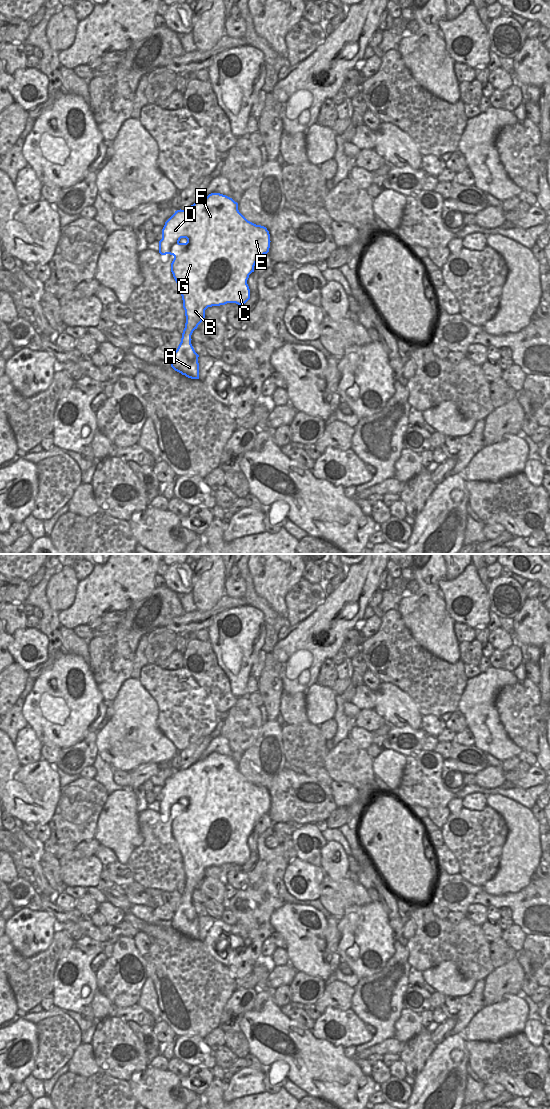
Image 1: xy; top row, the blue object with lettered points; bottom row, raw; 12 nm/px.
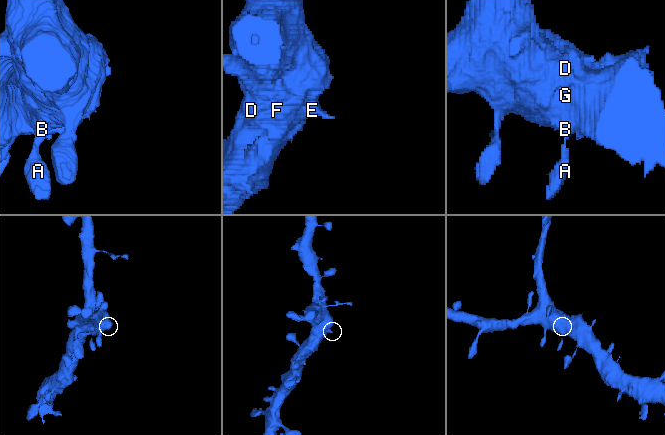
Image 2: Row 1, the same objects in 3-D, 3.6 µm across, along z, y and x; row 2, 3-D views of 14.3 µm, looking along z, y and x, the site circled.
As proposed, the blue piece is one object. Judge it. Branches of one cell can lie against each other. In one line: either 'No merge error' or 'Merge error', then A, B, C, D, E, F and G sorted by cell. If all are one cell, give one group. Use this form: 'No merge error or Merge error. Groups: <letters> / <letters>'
No merge error. Groups: A B C D E F G.

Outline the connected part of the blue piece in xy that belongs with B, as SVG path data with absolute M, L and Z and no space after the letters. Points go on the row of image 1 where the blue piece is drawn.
M211 193L188 209L177 210L165 222L159 253L174 256L171 272L179 287L186 323L181 342L174 352L171 367L191 379L199 379L199 355L191 344L191 335L205 318L208 307L236 303L244 305L250 299L247 284L259 258L269 252L270 234L266 227L248 221L232 198Z

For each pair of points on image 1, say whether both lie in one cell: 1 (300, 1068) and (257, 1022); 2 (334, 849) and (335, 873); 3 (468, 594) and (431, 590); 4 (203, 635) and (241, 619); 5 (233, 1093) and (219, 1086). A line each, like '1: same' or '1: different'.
1: same
2: same
3: different
4: different
5: different

